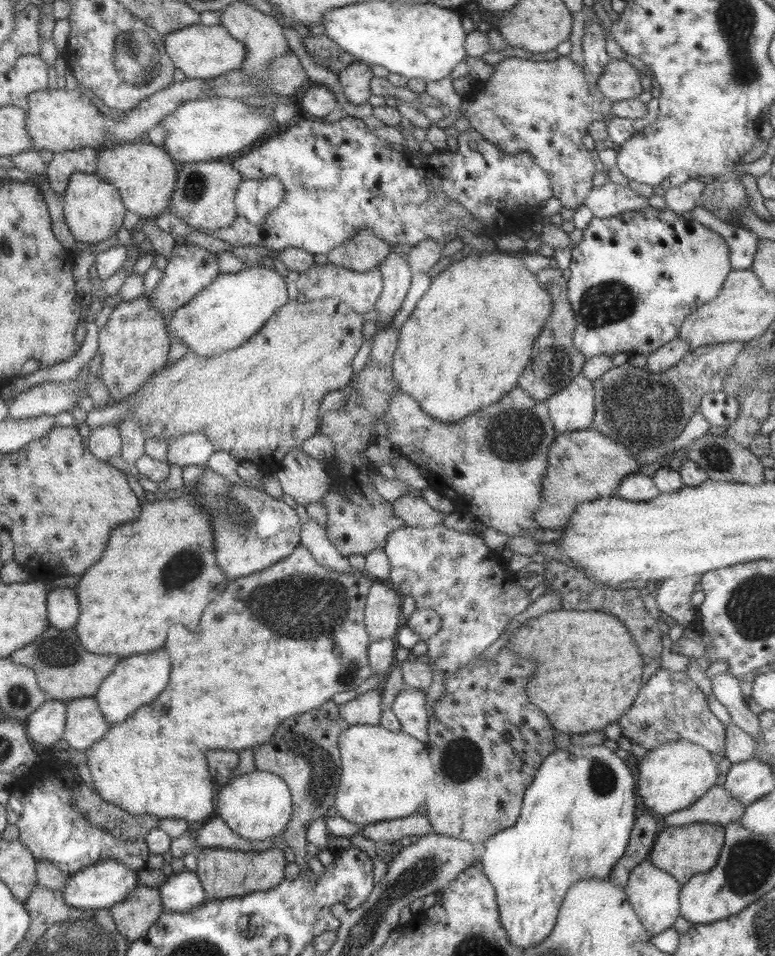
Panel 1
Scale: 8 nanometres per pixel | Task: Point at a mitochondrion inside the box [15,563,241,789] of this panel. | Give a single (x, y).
(58, 652)

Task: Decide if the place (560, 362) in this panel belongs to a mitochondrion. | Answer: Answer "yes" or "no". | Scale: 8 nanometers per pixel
yes

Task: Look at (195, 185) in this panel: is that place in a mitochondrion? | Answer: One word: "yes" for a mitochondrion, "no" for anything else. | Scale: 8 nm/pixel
yes

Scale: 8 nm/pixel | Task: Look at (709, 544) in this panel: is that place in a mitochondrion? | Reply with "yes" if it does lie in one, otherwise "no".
no

